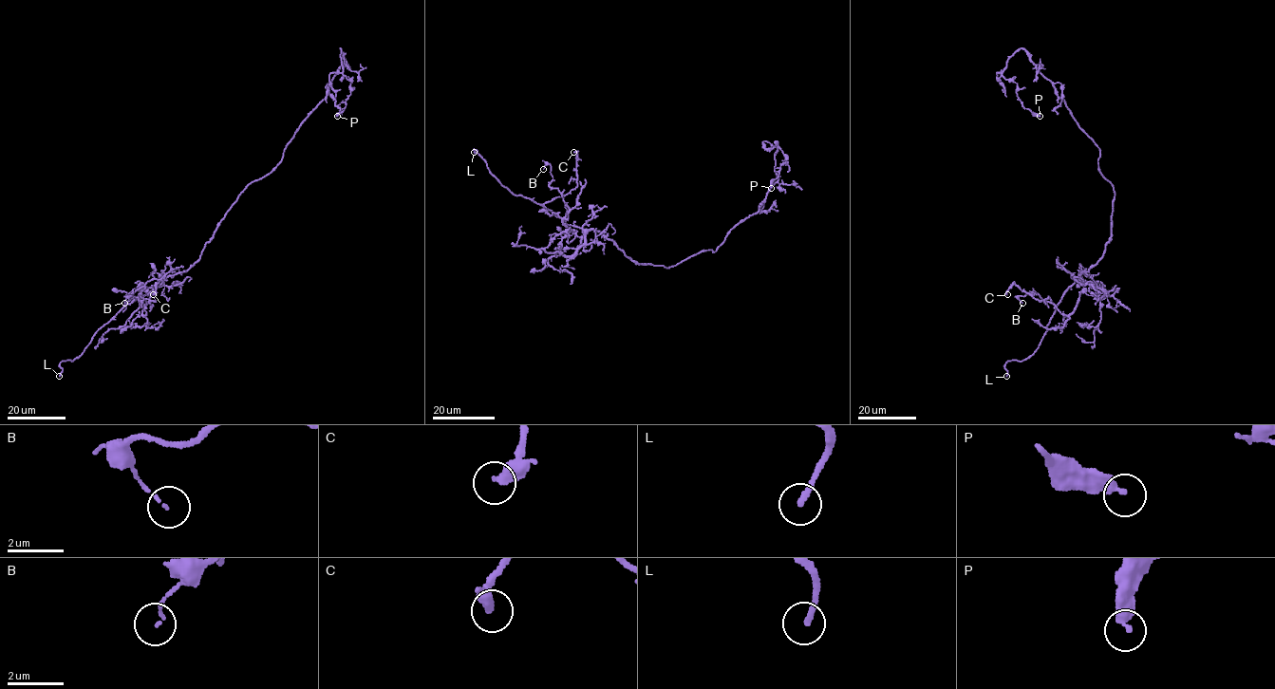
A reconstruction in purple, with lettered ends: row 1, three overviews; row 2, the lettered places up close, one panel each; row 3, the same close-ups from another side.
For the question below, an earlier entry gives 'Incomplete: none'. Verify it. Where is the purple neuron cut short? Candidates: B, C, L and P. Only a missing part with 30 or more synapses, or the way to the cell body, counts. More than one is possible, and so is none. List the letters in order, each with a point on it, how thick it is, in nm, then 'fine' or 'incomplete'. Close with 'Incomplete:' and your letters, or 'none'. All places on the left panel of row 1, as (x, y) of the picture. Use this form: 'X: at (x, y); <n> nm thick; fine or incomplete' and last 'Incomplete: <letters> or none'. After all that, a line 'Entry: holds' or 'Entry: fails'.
B: at (124, 303); 70 nm thick; fine
C: at (153, 294); 400 nm thick; fine
L: at (59, 376); 200 nm thick; incomplete
P: at (337, 116); 360 nm thick; fine
Incomplete: L
Entry: fails

